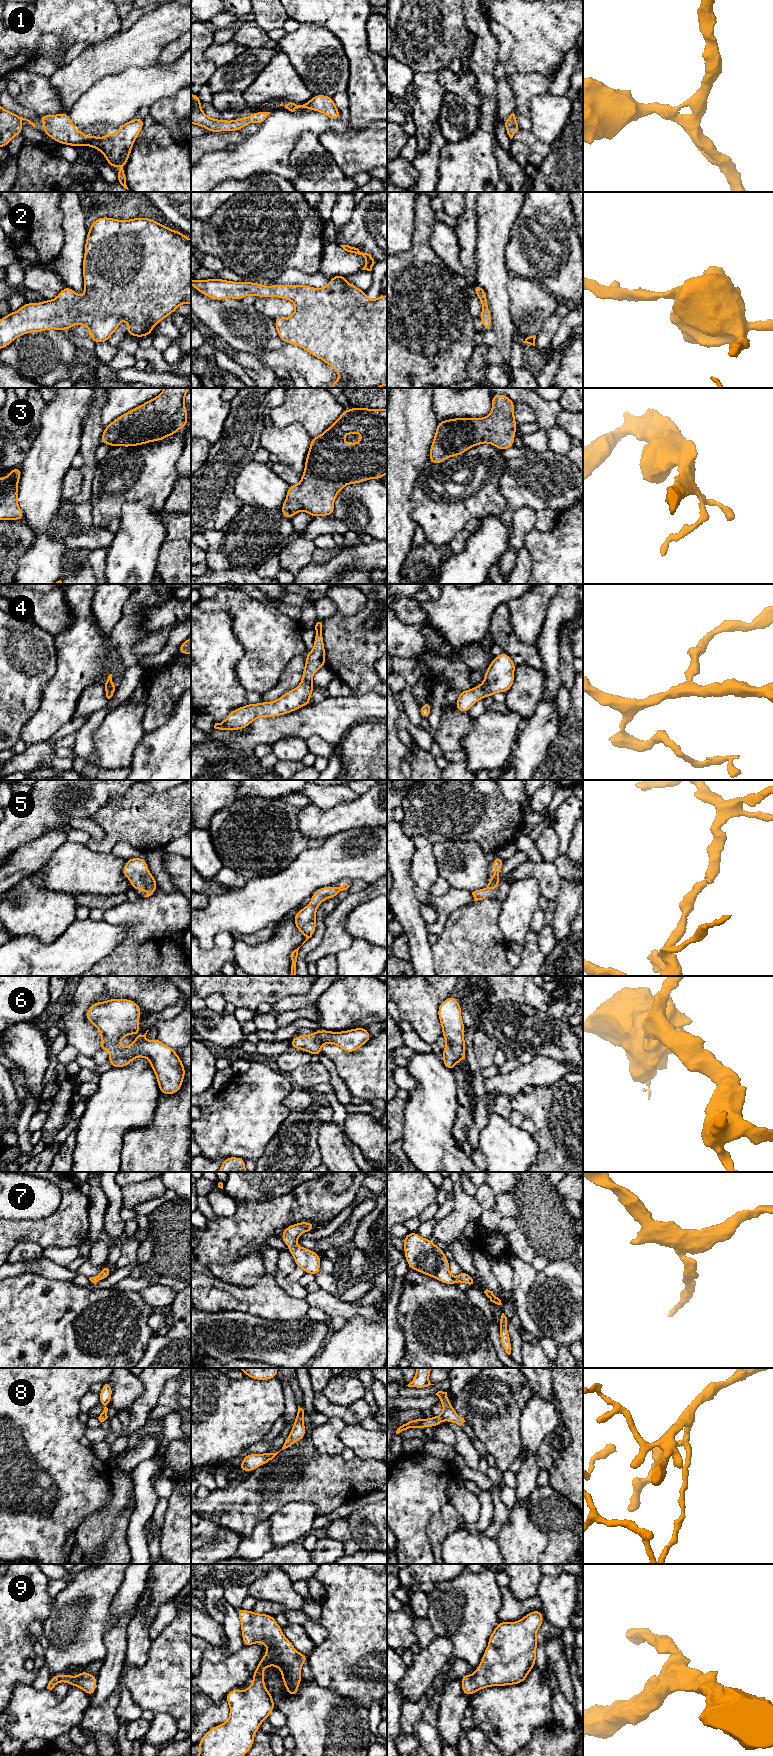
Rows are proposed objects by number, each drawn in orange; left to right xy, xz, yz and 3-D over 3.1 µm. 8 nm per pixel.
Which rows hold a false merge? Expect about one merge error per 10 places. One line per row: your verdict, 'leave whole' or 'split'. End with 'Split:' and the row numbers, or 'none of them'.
1: leave whole
2: leave whole
3: leave whole
4: leave whole
5: leave whole
6: leave whole
7: leave whole
8: leave whole
9: leave whole
Split: none of them

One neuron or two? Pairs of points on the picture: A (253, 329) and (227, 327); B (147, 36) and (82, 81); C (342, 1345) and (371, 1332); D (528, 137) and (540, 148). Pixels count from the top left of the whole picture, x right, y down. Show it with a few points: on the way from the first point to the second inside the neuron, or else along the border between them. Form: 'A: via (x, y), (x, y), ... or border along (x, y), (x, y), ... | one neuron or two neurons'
A: via (247, 329), (233, 327) | one neuron
B: via (131, 49), (106, 58), (98, 65) | one neuron
C: via (349, 1345), (358, 1345), (364, 1339) | one neuron
D: via (531, 140), (537, 146) | one neuron

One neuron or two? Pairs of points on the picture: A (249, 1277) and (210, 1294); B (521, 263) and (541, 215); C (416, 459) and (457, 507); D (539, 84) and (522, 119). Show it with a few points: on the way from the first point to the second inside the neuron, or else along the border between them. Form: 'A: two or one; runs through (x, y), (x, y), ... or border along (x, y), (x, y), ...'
A: two; border along (211, 1273), (235, 1285), (255, 1284)
B: one; runs through (533, 251), (541, 243), (541, 227)
C: two; border along (426, 464), (413, 489)
D: one; runs through (530, 92), (522, 100), (522, 110)

